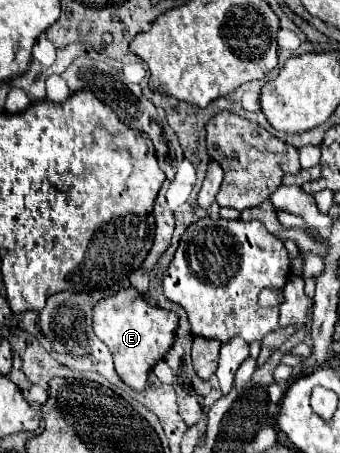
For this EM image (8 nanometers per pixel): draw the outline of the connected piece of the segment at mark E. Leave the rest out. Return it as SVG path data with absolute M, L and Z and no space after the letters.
M120 289L116 295L100 299L92 309L92 329L104 341L114 357L116 373L134 391L144 391L148 373L172 349L178 327L178 315L160 307L150 307L134 289Z

